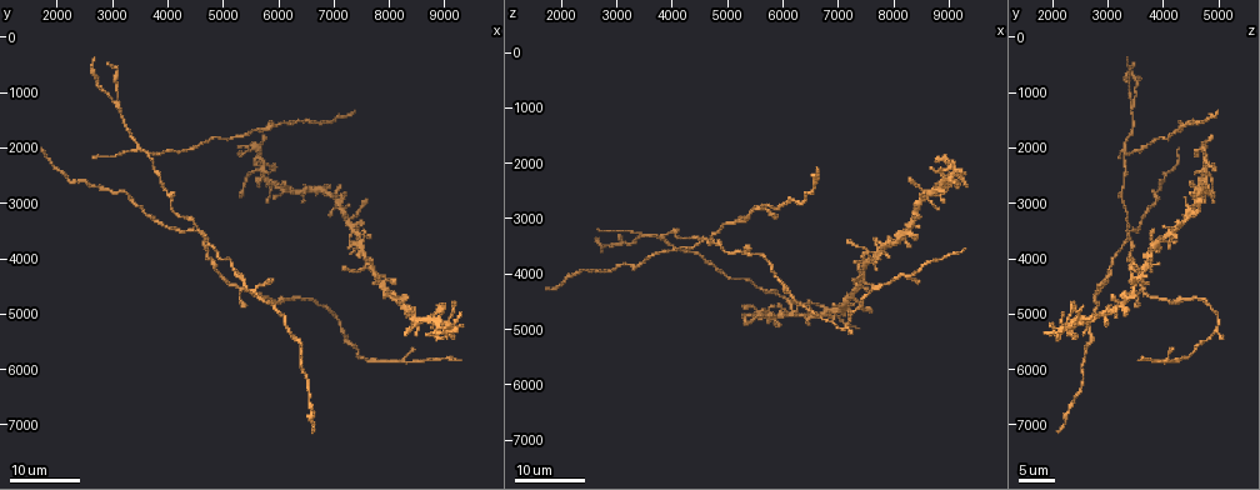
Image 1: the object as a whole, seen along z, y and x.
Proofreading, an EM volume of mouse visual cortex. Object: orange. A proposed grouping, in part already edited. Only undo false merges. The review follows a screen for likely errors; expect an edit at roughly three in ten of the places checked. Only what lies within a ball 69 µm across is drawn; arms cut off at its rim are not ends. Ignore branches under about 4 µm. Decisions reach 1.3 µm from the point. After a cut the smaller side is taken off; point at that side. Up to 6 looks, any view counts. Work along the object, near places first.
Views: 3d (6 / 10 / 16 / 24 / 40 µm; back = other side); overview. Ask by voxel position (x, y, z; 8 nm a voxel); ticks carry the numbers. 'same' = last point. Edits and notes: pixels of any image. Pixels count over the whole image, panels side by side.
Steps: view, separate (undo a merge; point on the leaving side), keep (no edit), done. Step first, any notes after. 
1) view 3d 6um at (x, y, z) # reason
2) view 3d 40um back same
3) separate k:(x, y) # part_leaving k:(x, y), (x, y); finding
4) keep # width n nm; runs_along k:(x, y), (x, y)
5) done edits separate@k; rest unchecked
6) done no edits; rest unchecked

view 3d 16um at (5650, 2350, 4750) # thin arm on a thick one

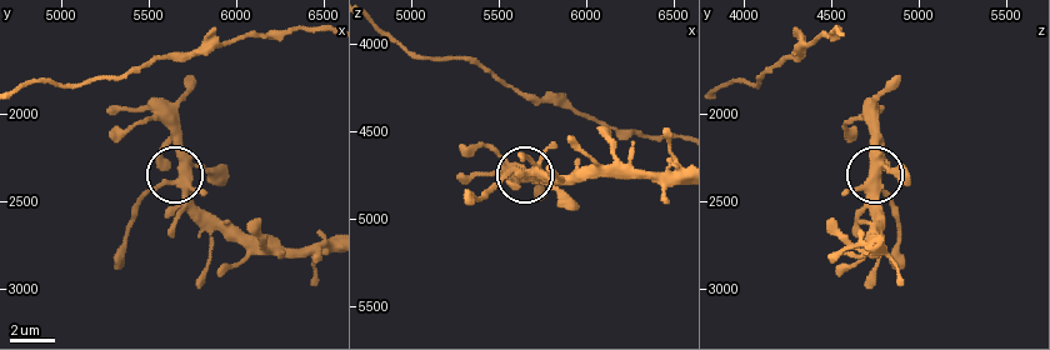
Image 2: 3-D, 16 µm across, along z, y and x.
view 3d 10um same # closer look

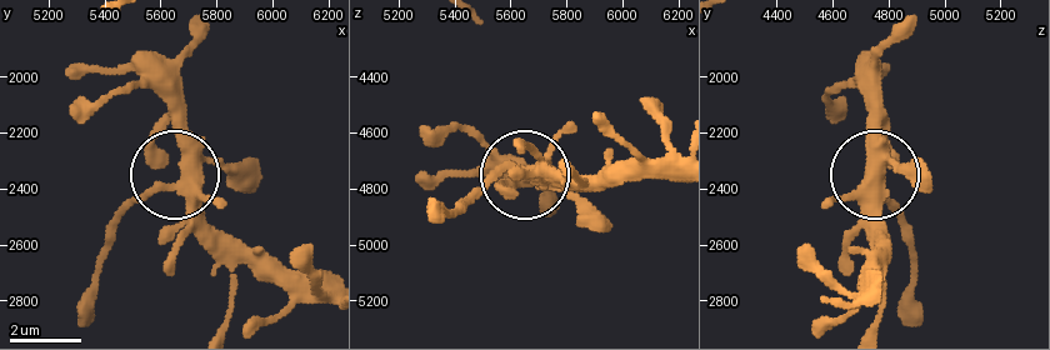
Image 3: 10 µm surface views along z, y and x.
keep # arms 4; all the same neuron

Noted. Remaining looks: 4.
view 3d 16um at (4850, 4200, 3500) # sudden change in width

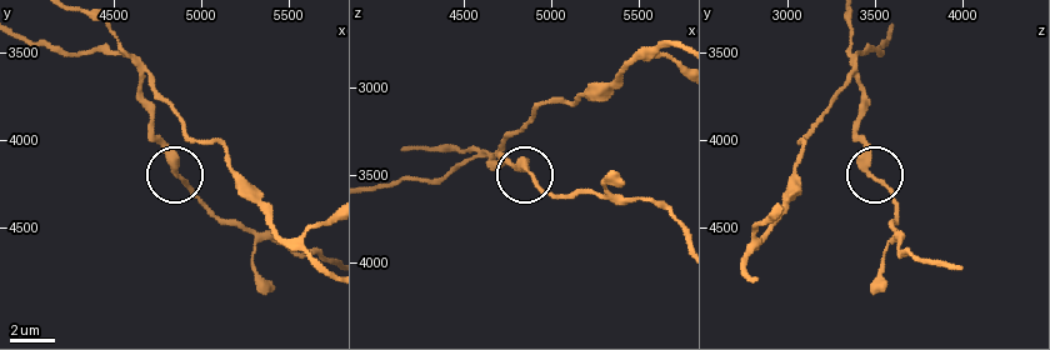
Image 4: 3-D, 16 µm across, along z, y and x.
view 3d 10um at (4900, 4240, 3520)

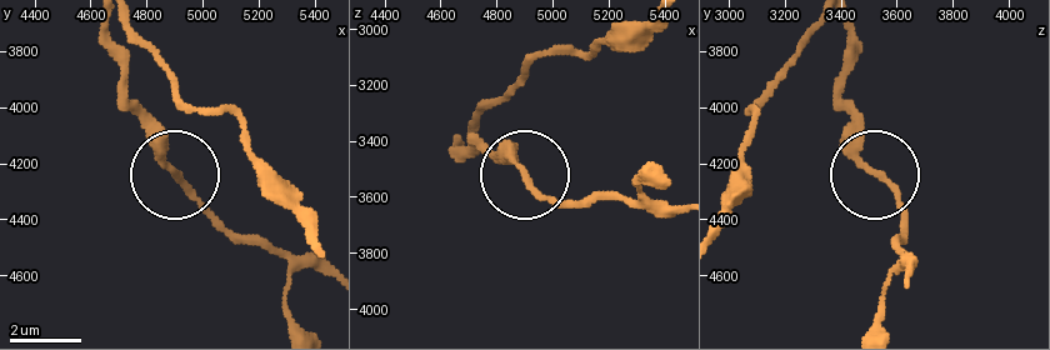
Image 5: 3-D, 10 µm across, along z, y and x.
keep # runs_along 5:(846, 21), (855, 148), (896, 201), (905, 234); one neuron here

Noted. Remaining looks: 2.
view 3d 16um at (7250, 3250, 4450)

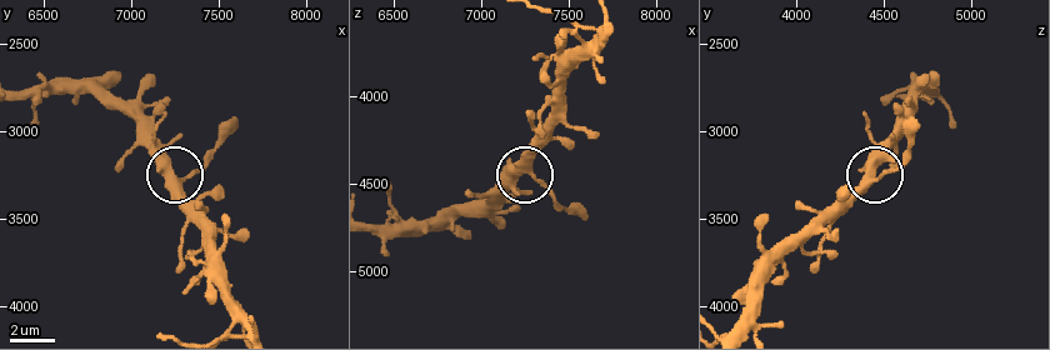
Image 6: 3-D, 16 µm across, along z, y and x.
view 3d 6um at (7300, 3280, 4460)

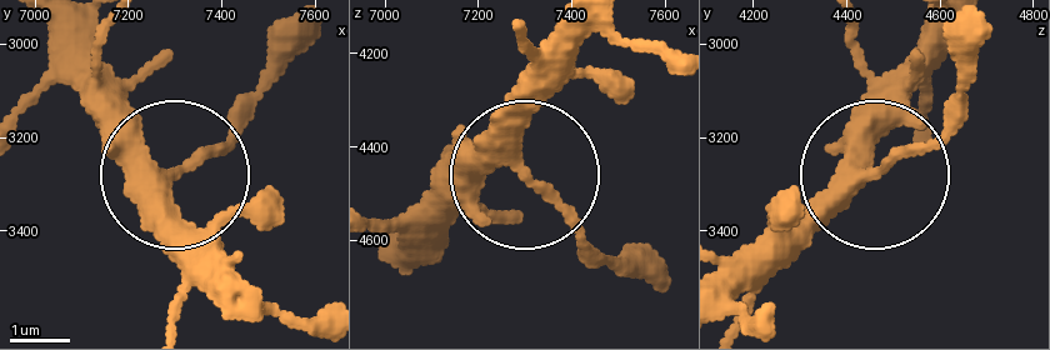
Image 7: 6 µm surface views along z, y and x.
keep # width 290 nm; all the same neuron

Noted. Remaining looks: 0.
done no edits; rest unchecked

